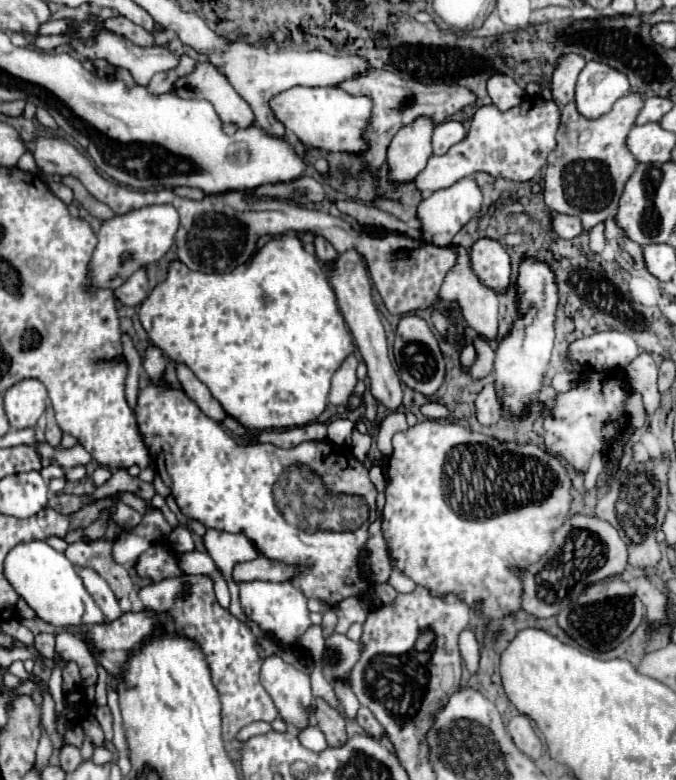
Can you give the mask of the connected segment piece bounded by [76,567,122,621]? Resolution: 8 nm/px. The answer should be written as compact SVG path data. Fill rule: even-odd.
M76 567L76 569L78 569L80 579L84 581L84 587L94 597L96 605L102 609L102 613L106 615L106 619L108 621L118 619L122 615L122 611L120 611L118 601L116 601L112 589L108 587L108 583L94 569L88 569L88 567Z

